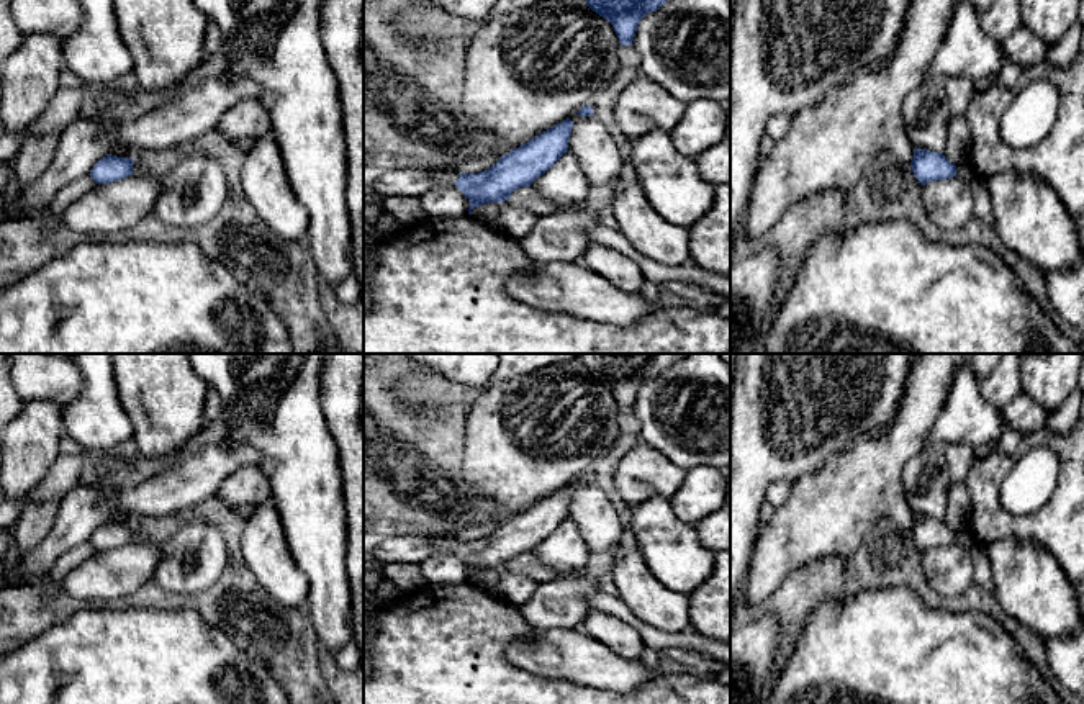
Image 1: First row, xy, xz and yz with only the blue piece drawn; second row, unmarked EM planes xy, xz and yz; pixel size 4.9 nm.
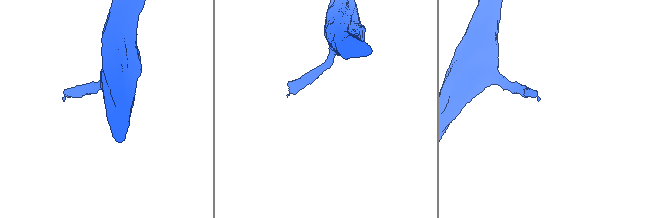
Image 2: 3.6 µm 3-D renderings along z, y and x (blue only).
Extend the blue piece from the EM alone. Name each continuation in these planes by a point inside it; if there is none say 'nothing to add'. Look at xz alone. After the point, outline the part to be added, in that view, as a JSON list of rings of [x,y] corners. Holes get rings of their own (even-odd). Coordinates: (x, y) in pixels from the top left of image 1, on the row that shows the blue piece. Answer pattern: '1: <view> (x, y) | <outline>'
1: xz (413, 182) | [[[409,169],[385,172],[372,187],[375,195],[382,198],[388,196],[419,196],[434,187],[455,187],[458,175],[434,174],[432,170]]]

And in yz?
nothing to add

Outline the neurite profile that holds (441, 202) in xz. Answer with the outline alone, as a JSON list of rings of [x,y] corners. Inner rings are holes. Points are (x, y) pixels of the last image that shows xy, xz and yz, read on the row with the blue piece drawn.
[[[434,187],[419,195],[421,206],[431,219],[457,219],[468,214],[470,201],[455,187]]]

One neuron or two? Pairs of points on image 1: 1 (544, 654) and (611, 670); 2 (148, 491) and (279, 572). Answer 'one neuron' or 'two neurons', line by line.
1: one neuron
2: two neurons

